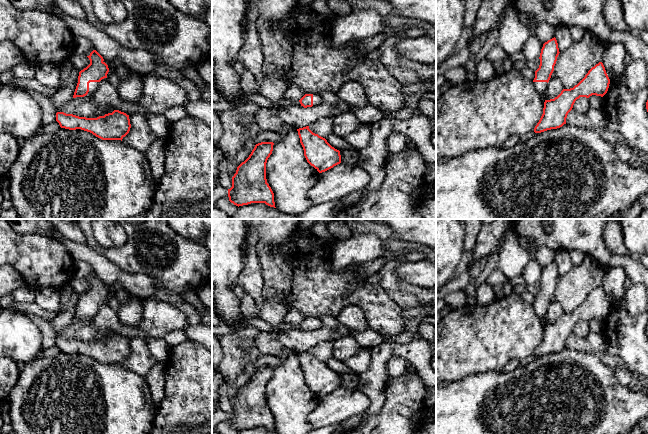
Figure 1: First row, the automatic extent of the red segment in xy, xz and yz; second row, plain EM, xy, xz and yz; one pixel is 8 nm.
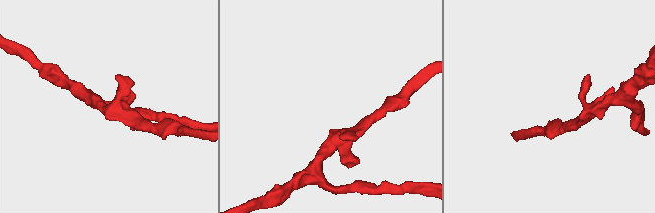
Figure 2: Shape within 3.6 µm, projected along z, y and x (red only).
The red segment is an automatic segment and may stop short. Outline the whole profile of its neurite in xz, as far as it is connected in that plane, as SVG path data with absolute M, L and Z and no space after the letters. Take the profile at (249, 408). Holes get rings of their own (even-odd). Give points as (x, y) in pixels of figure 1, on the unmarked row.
M273 366L256 368L249 381L237 391L232 401L232 411L228 413L231 427L238 431L265 427L276 432L274 417L266 403L266 387L272 378L273 369Z

